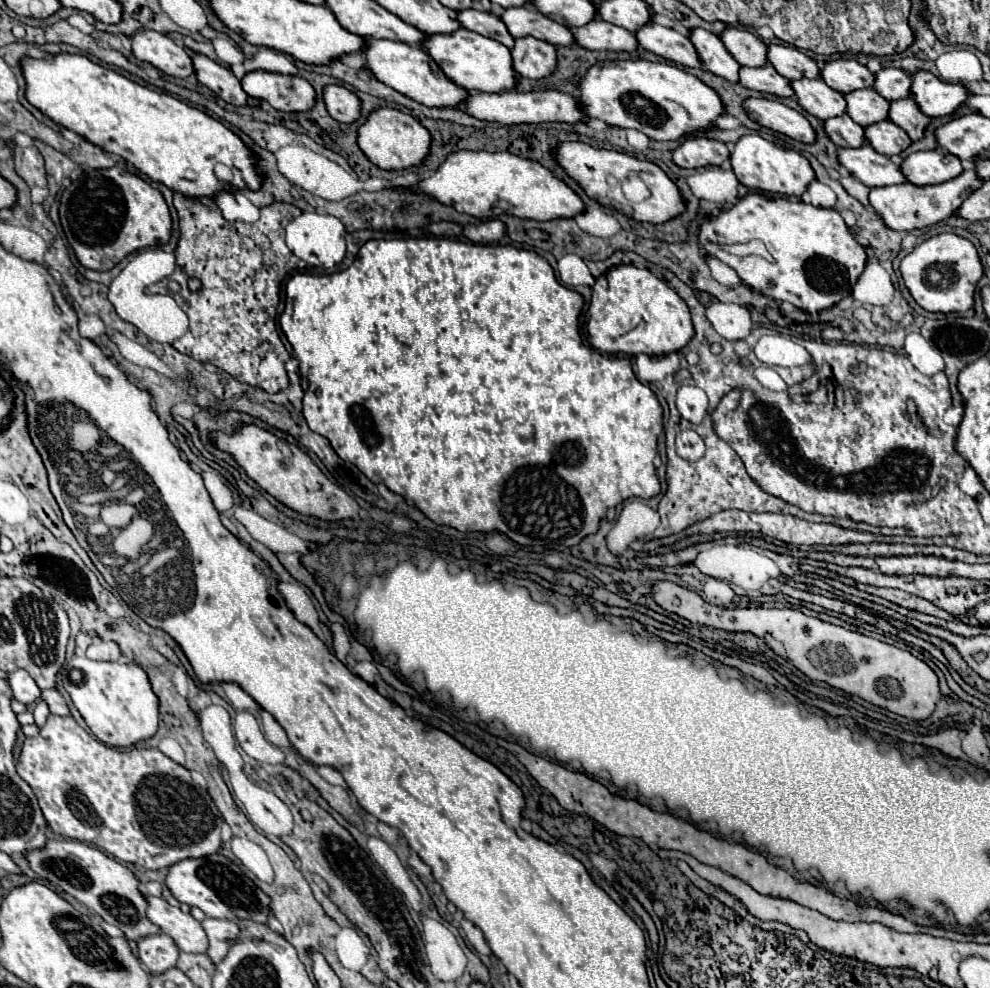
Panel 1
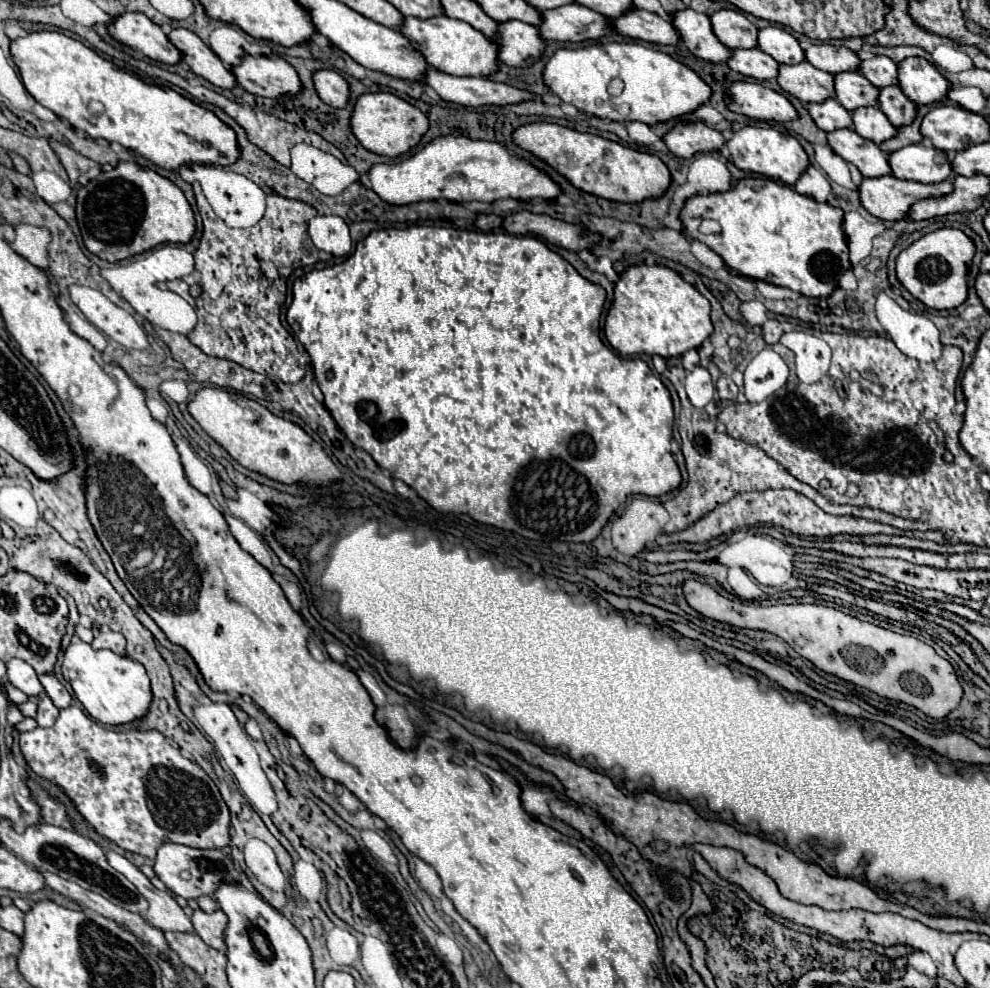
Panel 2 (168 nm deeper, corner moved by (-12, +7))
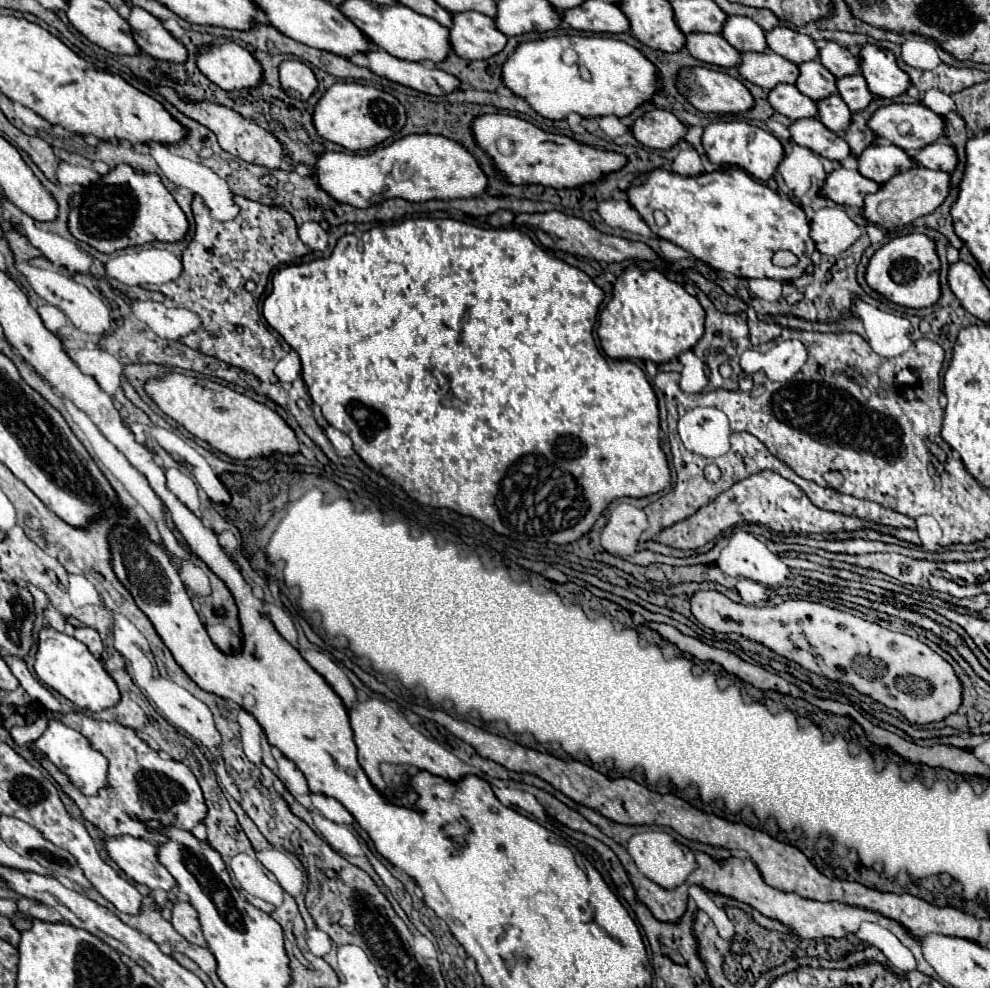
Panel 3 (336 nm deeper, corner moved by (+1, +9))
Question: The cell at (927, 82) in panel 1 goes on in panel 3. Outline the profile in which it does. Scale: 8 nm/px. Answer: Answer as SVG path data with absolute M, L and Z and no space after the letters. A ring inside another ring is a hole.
M867 43L857 51L857 59L869 91L877 97L897 97L911 85L909 75L897 67L895 55L887 49Z

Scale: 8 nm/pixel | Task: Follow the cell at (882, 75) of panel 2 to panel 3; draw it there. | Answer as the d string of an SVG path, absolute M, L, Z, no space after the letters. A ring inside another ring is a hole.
M827 41L821 49L819 49L819 63L829 69L835 77L837 75L855 75L861 73L857 71L857 57L853 55L851 49L839 47L833 41Z

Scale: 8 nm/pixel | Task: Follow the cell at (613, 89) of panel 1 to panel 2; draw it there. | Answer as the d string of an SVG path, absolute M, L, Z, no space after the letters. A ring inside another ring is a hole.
M608 43L592 45L586 49L560 49L546 63L544 83L564 103L574 105L588 115L620 123L666 123L674 117L696 111L712 97L710 85L706 85L690 67L672 59L670 55L638 43ZM614 77L620 77L624 81L624 91L618 97L612 97L608 93L608 83Z

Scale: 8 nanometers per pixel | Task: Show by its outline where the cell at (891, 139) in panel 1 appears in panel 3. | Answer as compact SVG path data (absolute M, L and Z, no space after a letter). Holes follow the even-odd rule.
M837 93L815 101L815 105L817 105L817 119L829 131L837 135L845 135L851 121L851 111L849 107L845 107L845 103L841 103L841 99L837 99Z

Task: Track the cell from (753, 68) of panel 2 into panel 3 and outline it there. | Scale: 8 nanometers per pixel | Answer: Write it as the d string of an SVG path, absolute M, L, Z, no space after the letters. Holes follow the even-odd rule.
M699 31L687 33L685 35L685 49L691 57L711 63L711 65L737 67L737 63L741 63L739 51L729 47L729 43L725 43L725 39L721 39L721 35L699 33Z

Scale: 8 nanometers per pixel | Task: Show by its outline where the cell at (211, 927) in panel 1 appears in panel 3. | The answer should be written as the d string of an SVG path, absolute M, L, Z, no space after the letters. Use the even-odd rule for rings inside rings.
M177 899L171 913L173 913L171 925L175 927L175 931L179 931L189 943L195 943L195 945L201 945L201 947L207 945L203 931L201 931L201 925L197 923L197 913L193 911L193 907L189 903Z

